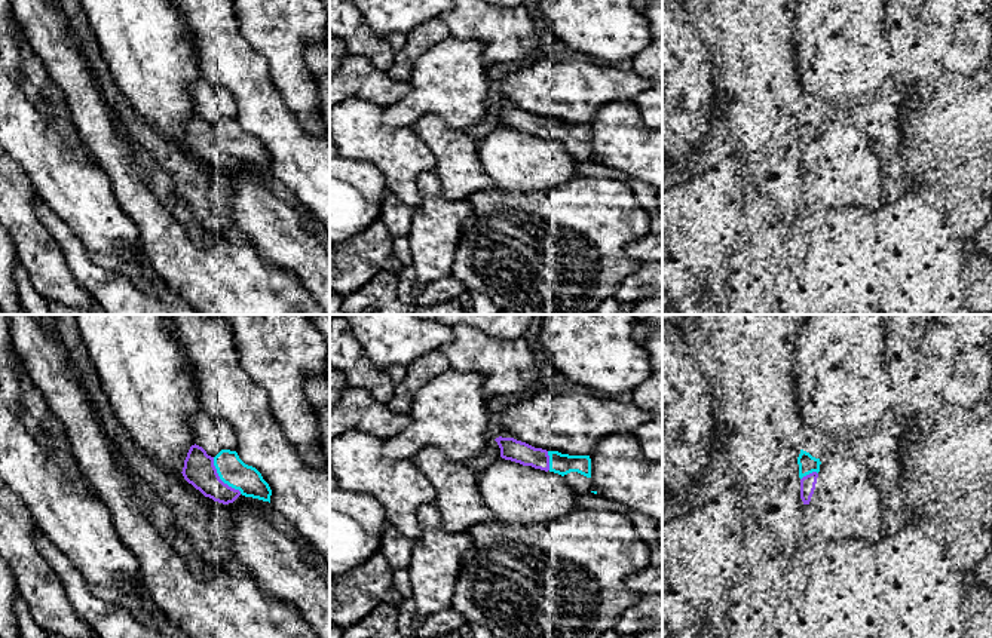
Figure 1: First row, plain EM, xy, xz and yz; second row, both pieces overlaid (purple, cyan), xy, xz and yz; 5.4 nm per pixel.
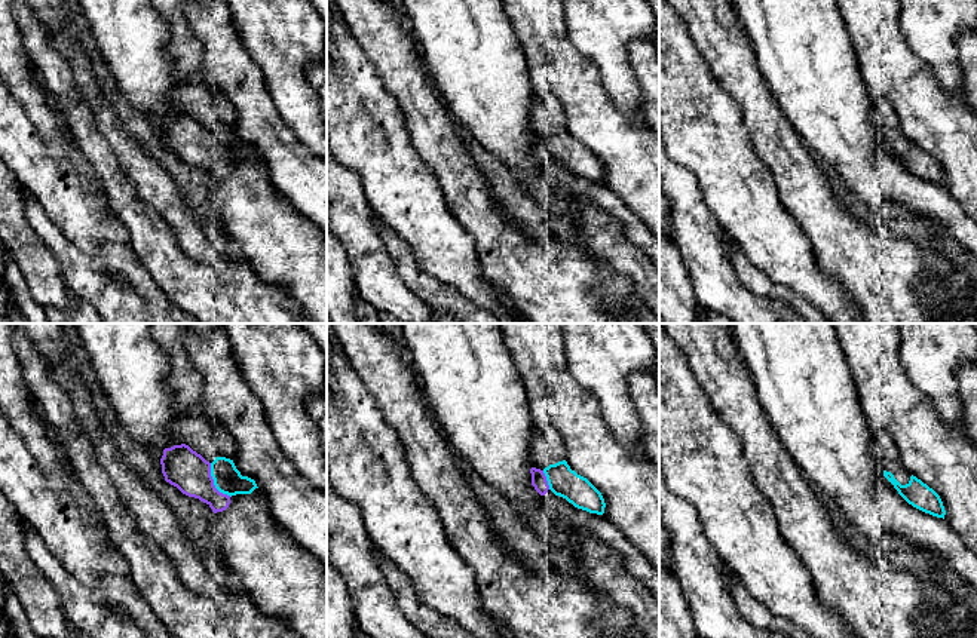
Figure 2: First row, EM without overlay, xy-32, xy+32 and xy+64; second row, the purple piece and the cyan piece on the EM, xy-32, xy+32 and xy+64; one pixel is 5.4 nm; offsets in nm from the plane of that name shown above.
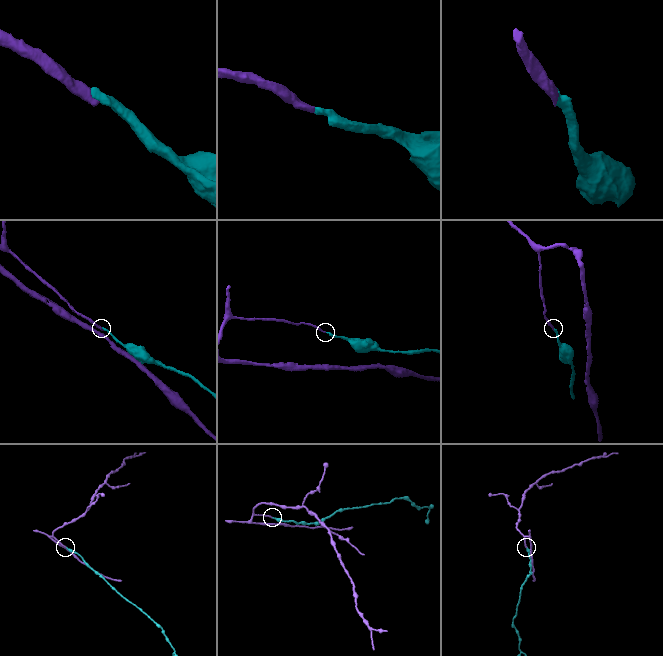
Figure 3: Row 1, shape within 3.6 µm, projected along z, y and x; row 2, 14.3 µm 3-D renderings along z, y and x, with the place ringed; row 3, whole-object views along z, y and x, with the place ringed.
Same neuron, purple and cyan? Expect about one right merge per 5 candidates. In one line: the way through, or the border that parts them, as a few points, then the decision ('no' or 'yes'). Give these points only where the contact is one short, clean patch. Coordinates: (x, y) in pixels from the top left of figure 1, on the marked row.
yes

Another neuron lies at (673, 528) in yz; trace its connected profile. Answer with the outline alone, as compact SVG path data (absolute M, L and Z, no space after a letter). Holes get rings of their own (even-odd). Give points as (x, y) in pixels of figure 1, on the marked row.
M662 515L662 589L676 561L686 534L683 516L667 518Z

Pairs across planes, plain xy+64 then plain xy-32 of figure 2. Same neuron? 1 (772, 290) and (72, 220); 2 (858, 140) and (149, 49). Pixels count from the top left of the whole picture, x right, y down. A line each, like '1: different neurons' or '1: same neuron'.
1: different neurons
2: same neuron

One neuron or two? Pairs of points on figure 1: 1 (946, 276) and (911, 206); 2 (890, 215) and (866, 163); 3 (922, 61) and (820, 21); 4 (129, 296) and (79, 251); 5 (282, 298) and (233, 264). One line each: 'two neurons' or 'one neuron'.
1: one neuron
2: two neurons
3: two neurons
4: one neuron
5: one neuron

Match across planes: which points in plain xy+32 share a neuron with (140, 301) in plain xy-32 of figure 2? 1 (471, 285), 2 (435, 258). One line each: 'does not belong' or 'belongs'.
1: does not belong
2: does not belong

